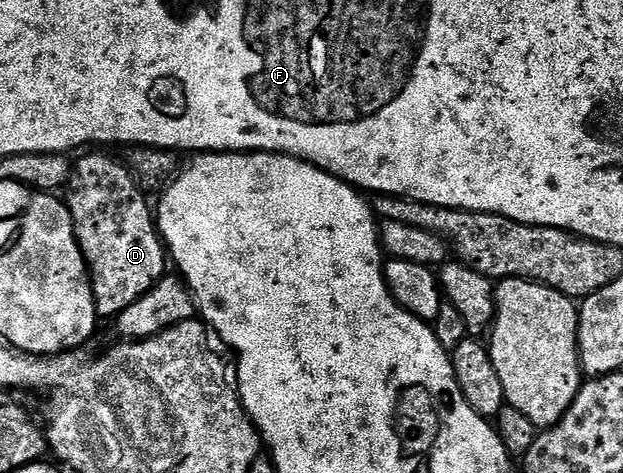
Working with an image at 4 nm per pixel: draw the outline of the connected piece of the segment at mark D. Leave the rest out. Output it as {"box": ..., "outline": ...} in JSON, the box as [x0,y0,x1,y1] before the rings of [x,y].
{"box":[66,153,166,320],"outline":[[[85,153],[80,156],[85,158],[74,162],[66,183],[66,201],[92,280],[96,313],[101,319],[112,320],[165,277],[166,247],[156,229],[153,207],[148,207],[135,173],[125,163],[124,167],[118,159],[111,158],[111,153],[100,153],[104,154]]]}

